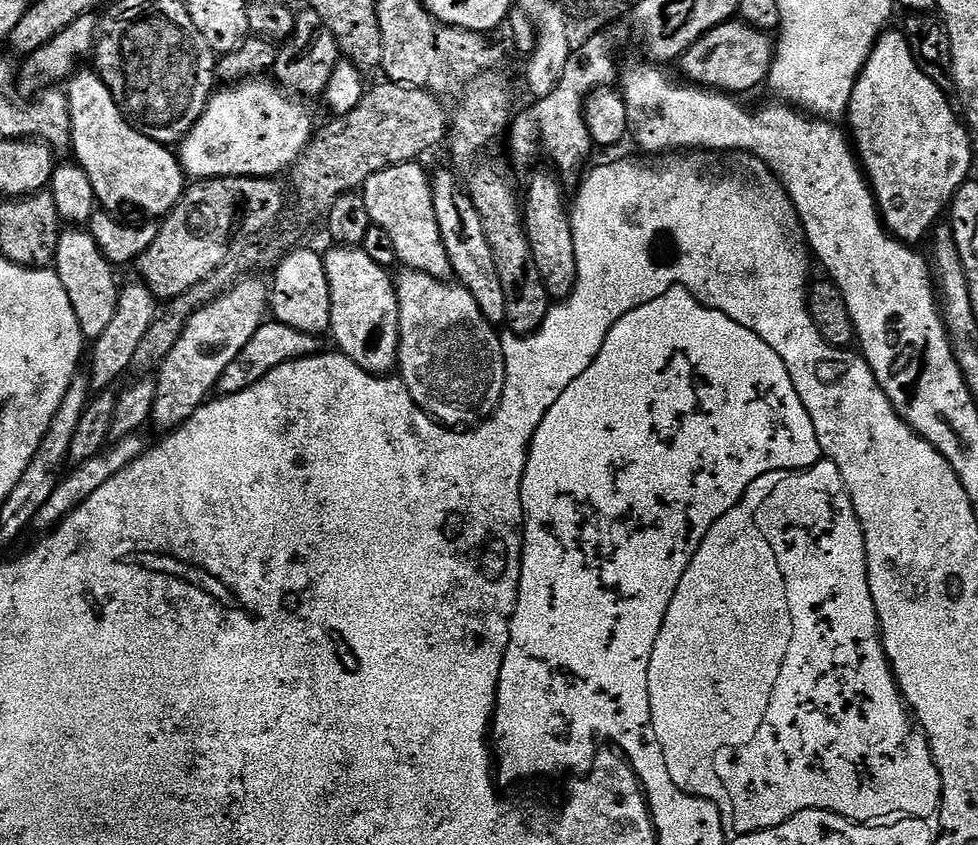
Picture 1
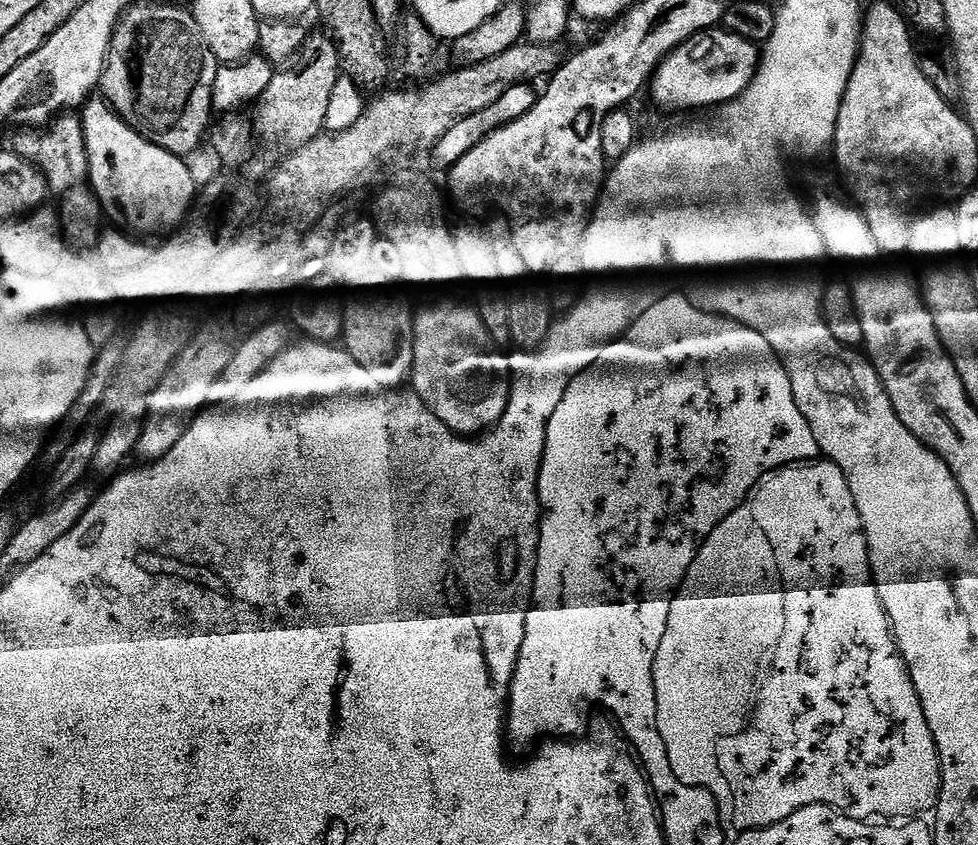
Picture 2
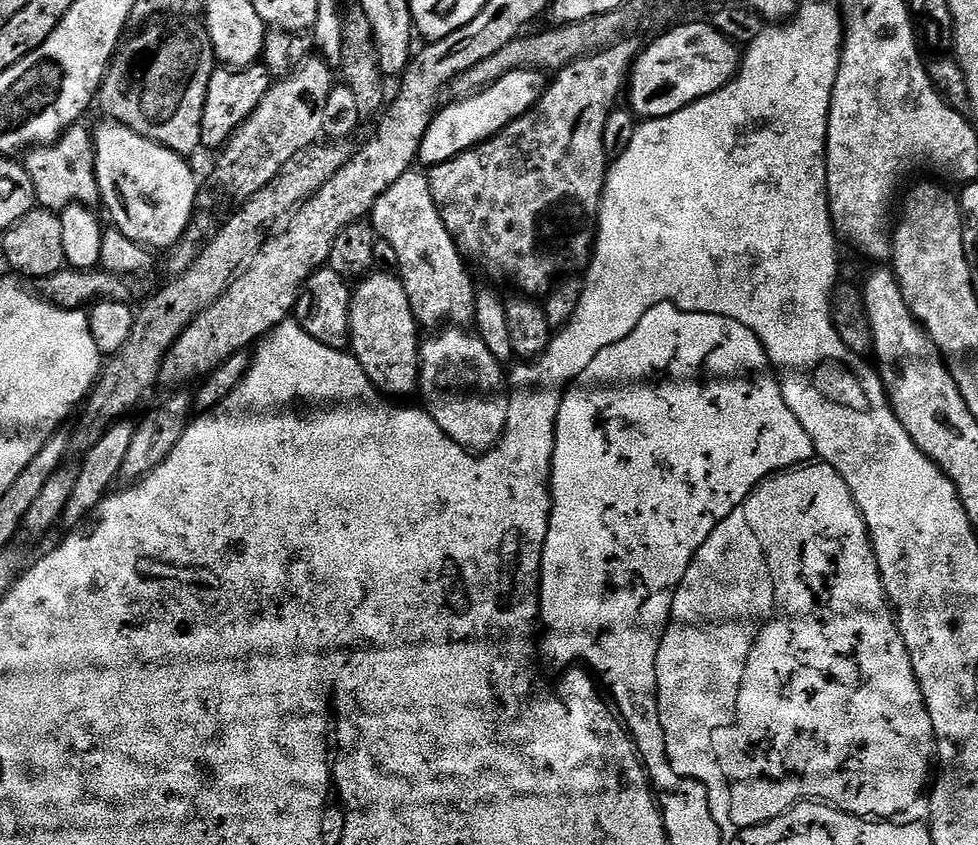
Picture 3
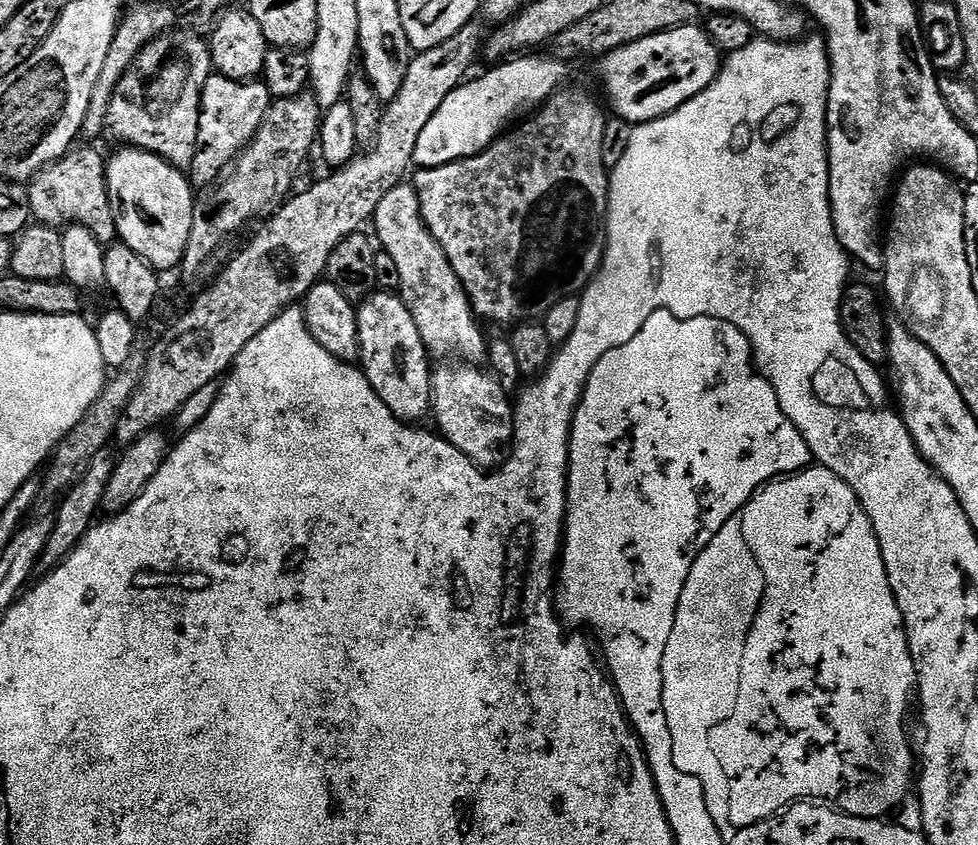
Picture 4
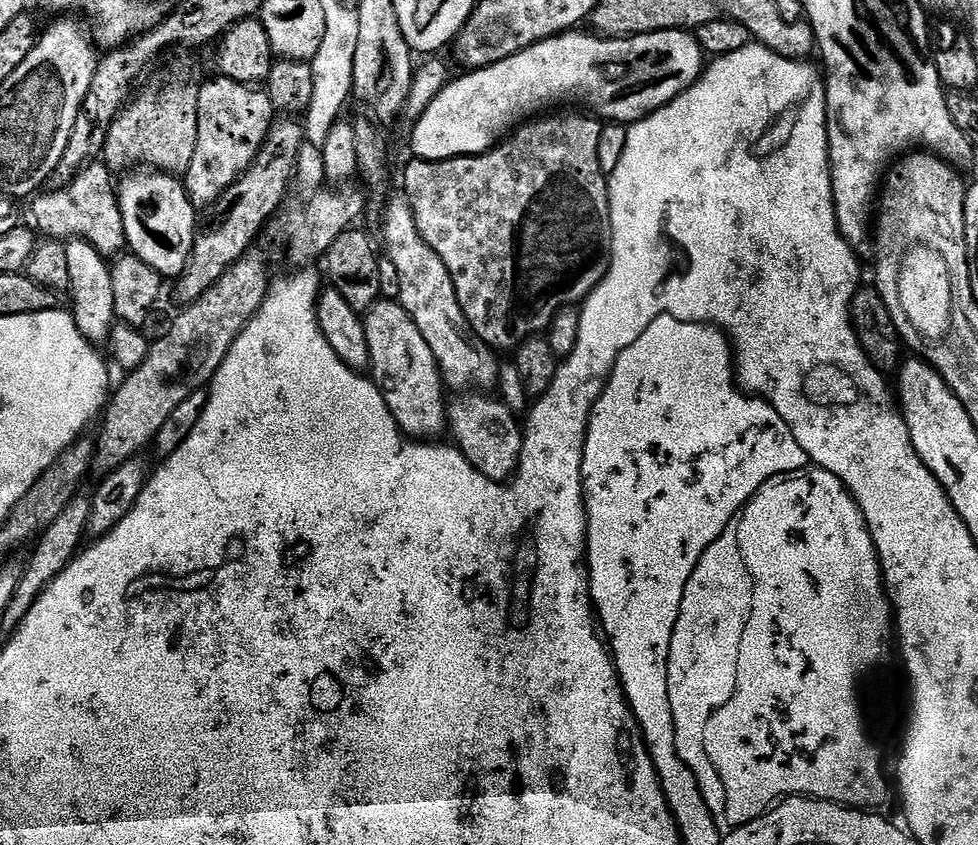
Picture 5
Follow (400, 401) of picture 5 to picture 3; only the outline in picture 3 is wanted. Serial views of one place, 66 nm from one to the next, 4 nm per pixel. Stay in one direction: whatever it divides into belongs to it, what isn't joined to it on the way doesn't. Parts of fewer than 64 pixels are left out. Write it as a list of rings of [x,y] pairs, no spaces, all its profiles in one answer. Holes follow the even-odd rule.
[[[369,274],[355,285],[350,306],[350,330],[351,355],[355,356],[373,386],[392,398],[408,396],[417,391],[420,382],[422,336],[416,333],[416,315],[412,312],[410,298],[406,298],[404,284],[398,278],[390,274]]]

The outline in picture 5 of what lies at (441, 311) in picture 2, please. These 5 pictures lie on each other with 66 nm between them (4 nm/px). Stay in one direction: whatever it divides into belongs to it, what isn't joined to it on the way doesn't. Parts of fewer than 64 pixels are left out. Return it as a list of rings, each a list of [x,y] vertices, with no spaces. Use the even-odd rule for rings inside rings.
[[[464,394],[460,400],[448,404],[448,428],[455,447],[474,465],[476,471],[491,480],[507,482],[520,467],[520,455],[524,445],[521,421],[500,398],[491,400],[488,394]]]

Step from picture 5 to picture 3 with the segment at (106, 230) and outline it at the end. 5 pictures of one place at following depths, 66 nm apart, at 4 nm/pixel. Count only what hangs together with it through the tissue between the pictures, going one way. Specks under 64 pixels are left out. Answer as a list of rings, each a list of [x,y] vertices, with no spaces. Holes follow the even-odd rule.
[[[73,124],[52,144],[33,148],[23,157],[24,169],[30,174],[30,182],[34,182],[37,205],[47,212],[59,214],[72,204],[96,206],[101,203],[96,177],[96,141],[86,124]]]

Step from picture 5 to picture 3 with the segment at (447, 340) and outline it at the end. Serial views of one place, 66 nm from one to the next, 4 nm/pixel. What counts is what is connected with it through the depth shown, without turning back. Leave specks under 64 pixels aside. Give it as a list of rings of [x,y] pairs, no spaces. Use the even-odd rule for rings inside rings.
[[[423,171],[402,174],[402,178],[378,198],[370,213],[370,223],[377,237],[394,246],[398,254],[398,279],[404,284],[406,298],[410,298],[417,325],[424,327],[425,324],[432,328],[428,330],[436,330],[444,325],[468,326],[475,321],[478,288],[472,285],[464,269],[466,261],[440,218],[428,177]]]

